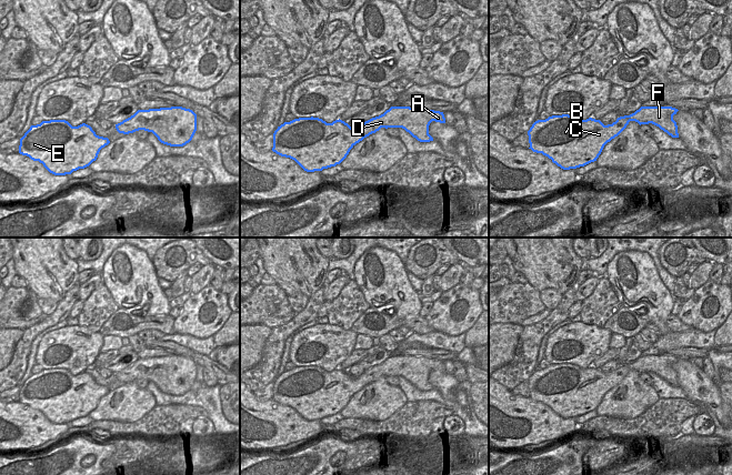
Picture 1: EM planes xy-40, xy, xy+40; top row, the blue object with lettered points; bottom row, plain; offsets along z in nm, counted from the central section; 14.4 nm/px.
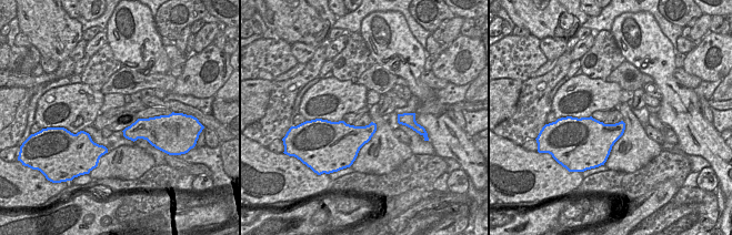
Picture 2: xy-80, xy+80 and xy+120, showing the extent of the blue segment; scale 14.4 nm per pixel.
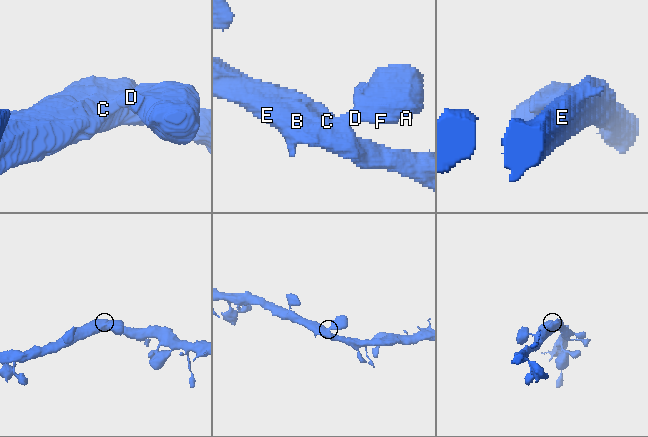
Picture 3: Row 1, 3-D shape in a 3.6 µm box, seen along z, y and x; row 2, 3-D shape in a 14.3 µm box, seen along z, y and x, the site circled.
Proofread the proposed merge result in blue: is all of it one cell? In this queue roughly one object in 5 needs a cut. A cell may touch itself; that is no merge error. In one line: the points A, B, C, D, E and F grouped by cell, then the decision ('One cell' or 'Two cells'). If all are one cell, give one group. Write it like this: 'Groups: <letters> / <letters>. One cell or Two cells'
Groups: A B C D E F. One cell.

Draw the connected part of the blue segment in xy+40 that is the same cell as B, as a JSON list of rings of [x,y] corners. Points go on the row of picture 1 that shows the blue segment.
[[[641,107],[630,115],[620,117],[612,124],[604,125],[600,120],[589,118],[582,120],[574,115],[552,115],[545,120],[535,121],[528,131],[530,148],[542,153],[563,170],[576,169],[596,161],[604,145],[618,137],[629,124],[635,121],[640,125],[652,123],[672,138],[679,138],[678,125],[673,115],[679,110],[672,107]]]

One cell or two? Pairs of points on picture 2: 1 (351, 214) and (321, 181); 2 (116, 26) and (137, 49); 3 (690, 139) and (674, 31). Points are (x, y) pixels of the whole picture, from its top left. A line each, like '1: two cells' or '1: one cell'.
1: two cells
2: one cell
3: two cells

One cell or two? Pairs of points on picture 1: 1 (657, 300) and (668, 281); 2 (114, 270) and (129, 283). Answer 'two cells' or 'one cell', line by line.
1: two cells
2: one cell

